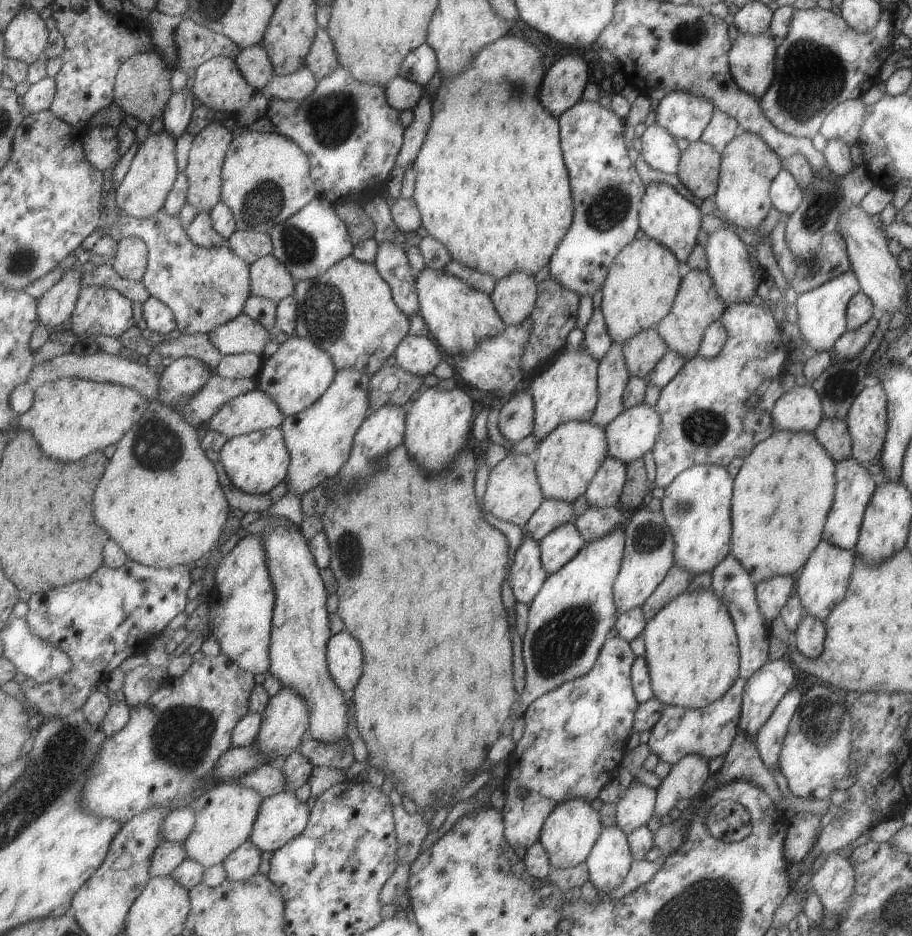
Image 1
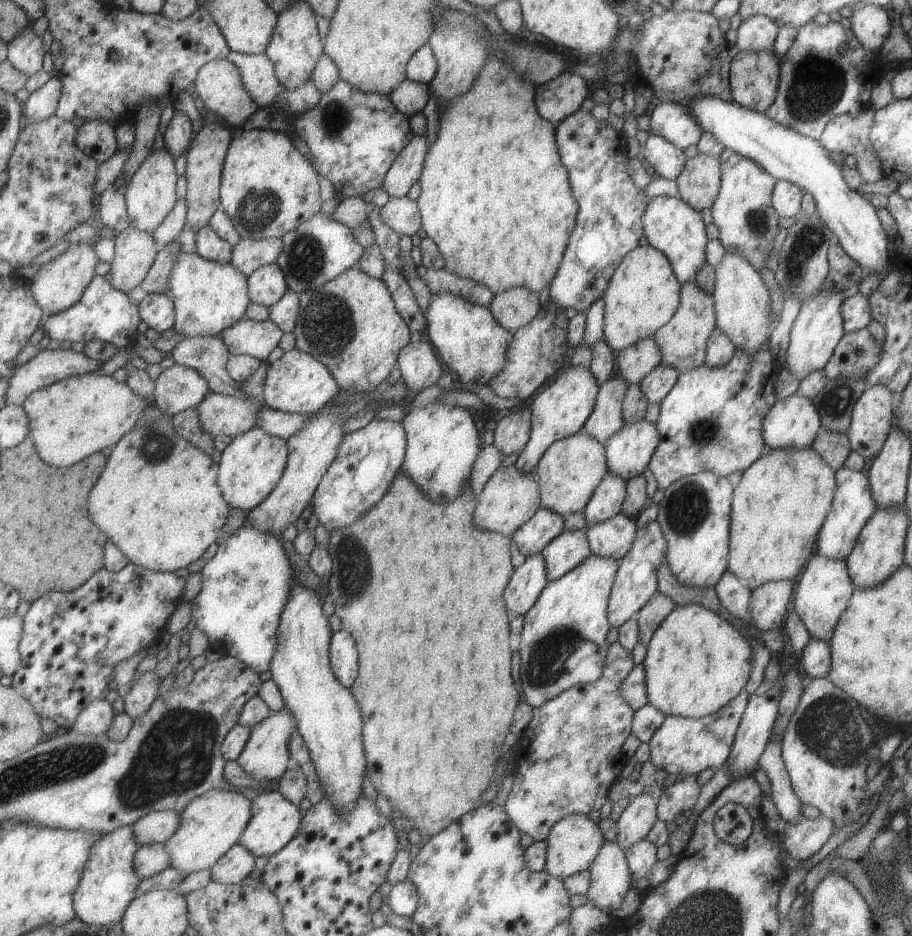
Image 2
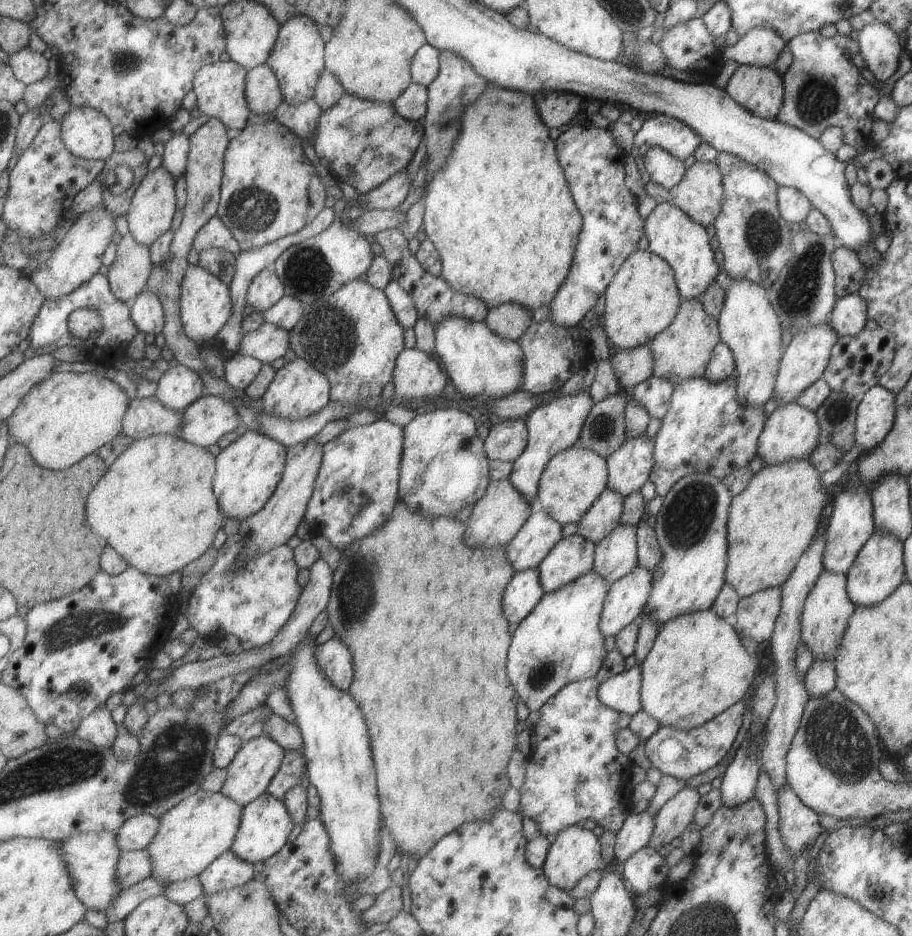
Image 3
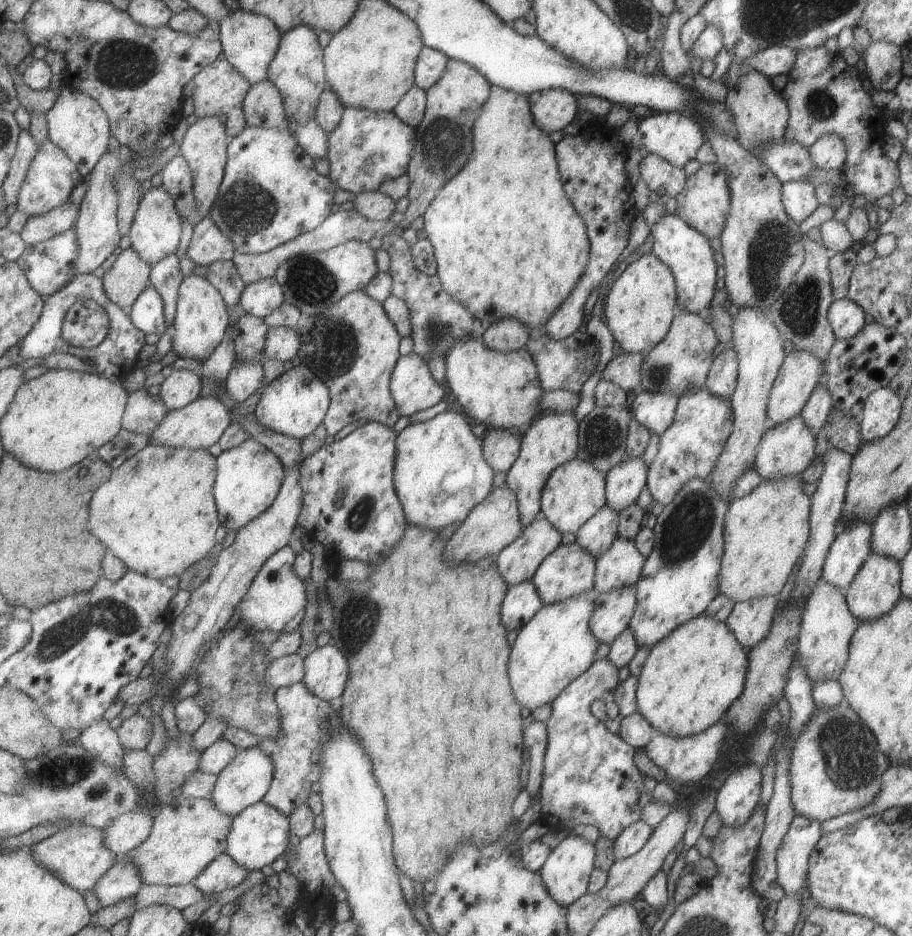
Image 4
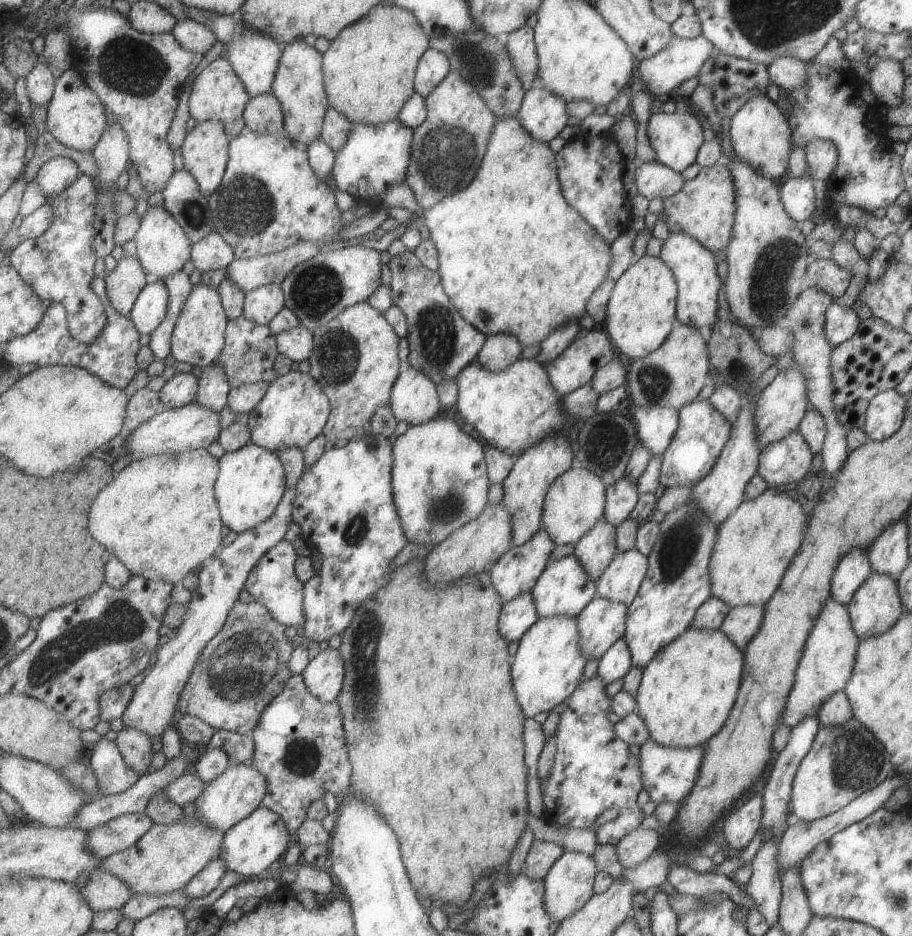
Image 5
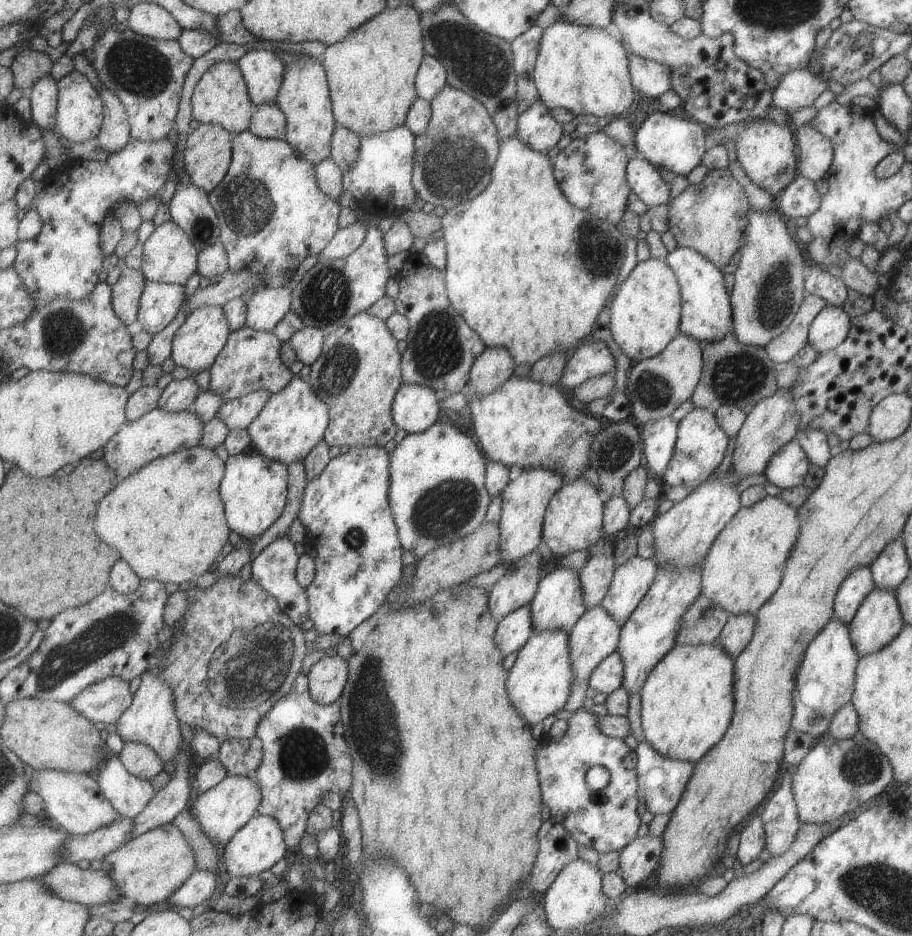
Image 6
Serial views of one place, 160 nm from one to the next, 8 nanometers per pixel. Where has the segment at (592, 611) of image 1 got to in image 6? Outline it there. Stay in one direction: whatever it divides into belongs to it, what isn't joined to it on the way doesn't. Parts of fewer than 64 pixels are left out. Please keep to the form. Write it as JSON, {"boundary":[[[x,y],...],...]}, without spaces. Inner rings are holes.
{"boundary":[[[535,631],[517,651],[507,673],[505,690],[517,714],[527,724],[537,728],[543,718],[564,708],[571,679],[568,635],[563,631]]]}

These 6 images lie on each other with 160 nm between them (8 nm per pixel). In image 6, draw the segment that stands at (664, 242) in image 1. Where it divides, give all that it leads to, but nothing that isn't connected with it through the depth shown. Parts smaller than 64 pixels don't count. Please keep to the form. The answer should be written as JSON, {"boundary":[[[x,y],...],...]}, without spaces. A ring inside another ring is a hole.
{"boundary":[[[677,247],[666,254],[665,262],[675,274],[680,286],[681,310],[678,330],[701,344],[720,341],[732,323],[729,292],[723,285],[723,274],[705,257],[690,248]]]}

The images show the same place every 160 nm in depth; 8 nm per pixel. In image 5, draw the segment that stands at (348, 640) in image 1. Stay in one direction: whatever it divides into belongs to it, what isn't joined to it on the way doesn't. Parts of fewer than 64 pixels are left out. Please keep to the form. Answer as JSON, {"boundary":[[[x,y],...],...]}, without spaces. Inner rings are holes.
{"boundary":[[[328,647],[300,672],[307,690],[322,703],[335,701],[344,679],[344,662],[338,650]]]}

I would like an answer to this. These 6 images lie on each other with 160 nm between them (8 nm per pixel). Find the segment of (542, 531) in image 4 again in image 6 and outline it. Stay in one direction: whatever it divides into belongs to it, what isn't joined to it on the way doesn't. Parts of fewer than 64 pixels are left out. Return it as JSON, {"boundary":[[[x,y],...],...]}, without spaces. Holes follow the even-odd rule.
{"boundary":[[[541,539],[535,550],[511,563],[509,574],[494,583],[488,594],[488,612],[495,620],[531,602],[541,577],[540,556],[549,552]]]}

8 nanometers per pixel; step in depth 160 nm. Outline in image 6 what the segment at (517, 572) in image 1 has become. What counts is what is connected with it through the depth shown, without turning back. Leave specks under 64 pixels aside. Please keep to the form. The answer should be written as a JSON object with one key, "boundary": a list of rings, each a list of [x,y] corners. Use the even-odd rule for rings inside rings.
{"boundary":[[[523,605],[506,614],[496,623],[493,644],[501,651],[503,657],[517,652],[535,632],[529,605]]]}

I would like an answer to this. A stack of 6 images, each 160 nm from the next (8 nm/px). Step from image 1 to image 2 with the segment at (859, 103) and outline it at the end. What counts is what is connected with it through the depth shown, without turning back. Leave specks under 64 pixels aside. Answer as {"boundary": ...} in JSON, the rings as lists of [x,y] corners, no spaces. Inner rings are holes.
{"boundary":[[[868,107],[857,112],[857,116],[841,114],[833,116],[825,124],[819,143],[825,150],[842,153],[855,158],[861,179],[865,183],[874,183],[883,178],[881,166],[868,138],[874,110]]]}

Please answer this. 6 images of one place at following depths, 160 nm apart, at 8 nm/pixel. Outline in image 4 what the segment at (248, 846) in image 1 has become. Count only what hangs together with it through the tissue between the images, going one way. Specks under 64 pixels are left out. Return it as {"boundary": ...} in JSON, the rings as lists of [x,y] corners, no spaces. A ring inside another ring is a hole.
{"boundary":[[[222,853],[193,880],[192,884],[203,895],[214,895],[235,888],[245,880],[247,874],[249,871],[237,866],[226,853]]]}

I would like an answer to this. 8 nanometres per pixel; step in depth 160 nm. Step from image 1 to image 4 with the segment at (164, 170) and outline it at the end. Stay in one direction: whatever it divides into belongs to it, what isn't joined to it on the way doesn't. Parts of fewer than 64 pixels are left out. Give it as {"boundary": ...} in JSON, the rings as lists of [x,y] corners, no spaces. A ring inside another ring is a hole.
{"boundary":[[[163,184],[150,188],[141,200],[130,231],[132,248],[151,265],[161,262],[165,256],[177,252],[181,234],[183,234],[183,221],[181,212],[177,210],[173,194],[169,194],[169,190]]]}

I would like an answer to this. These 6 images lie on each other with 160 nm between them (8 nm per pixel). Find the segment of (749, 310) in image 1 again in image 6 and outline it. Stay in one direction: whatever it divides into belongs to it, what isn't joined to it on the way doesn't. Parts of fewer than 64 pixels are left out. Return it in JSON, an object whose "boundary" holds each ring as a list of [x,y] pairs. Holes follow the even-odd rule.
{"boundary":[[[698,408],[690,410],[678,422],[674,451],[661,480],[664,488],[683,485],[694,489],[699,486],[723,460],[727,442],[729,442],[728,436],[717,426],[712,412]]]}

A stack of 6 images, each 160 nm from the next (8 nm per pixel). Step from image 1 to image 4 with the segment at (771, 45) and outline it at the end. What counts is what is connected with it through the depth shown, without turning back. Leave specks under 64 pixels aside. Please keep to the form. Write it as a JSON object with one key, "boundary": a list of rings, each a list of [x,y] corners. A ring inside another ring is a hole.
{"boundary":[[[751,70],[731,88],[727,88],[725,108],[731,114],[733,128],[735,128],[735,141],[747,150],[752,156],[757,156],[759,150],[784,138],[785,126],[788,120],[788,109],[781,92],[777,92],[771,84],[769,77],[761,72]]]}

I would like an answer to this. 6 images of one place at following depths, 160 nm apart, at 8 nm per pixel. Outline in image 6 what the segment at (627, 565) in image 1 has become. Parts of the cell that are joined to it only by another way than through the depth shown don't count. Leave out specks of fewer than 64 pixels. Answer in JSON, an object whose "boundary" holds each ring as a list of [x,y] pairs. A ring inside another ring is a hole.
{"boundary":[[[595,605],[593,608],[586,609],[577,619],[573,628],[568,634],[569,662],[572,672],[569,696],[563,710],[573,711],[581,709],[588,700],[590,688],[588,680],[592,670],[604,659],[616,650],[620,633],[620,626],[601,608]]]}

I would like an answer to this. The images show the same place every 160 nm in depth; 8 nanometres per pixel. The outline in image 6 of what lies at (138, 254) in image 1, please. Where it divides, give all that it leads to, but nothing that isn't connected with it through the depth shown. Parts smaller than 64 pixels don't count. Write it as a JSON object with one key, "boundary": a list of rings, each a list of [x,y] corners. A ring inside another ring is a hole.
{"boundary":[[[126,266],[121,270],[119,279],[113,285],[113,302],[116,313],[127,326],[135,324],[140,317],[141,297],[147,283],[144,271]]]}

